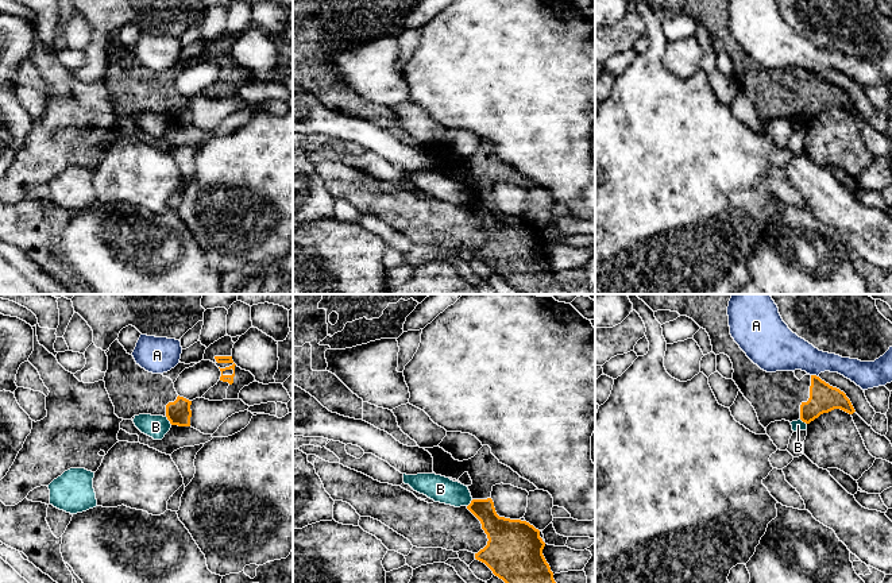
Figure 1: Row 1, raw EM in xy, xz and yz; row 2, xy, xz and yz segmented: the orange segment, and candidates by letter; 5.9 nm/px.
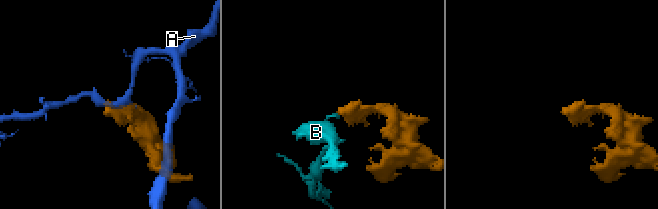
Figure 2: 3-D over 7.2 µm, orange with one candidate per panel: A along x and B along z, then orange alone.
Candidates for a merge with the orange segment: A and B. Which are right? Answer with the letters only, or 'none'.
none

